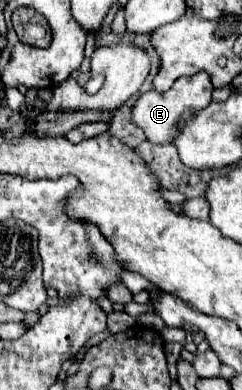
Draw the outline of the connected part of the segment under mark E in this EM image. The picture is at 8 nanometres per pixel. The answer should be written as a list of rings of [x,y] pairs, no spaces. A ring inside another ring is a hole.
[[[196,74],[196,76],[190,76],[190,78],[178,78],[174,82],[174,86],[164,92],[164,94],[158,94],[154,90],[142,94],[138,100],[136,100],[136,106],[132,110],[132,122],[144,132],[146,140],[152,142],[152,144],[172,144],[178,134],[182,132],[182,114],[184,110],[202,110],[206,108],[210,102],[212,102],[212,84],[210,84],[210,78],[206,74]]]

